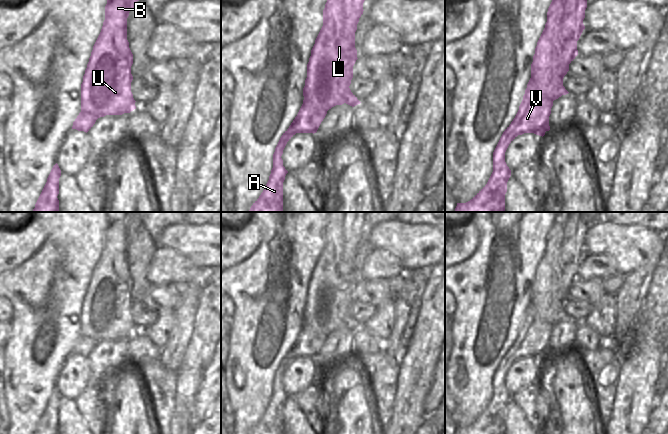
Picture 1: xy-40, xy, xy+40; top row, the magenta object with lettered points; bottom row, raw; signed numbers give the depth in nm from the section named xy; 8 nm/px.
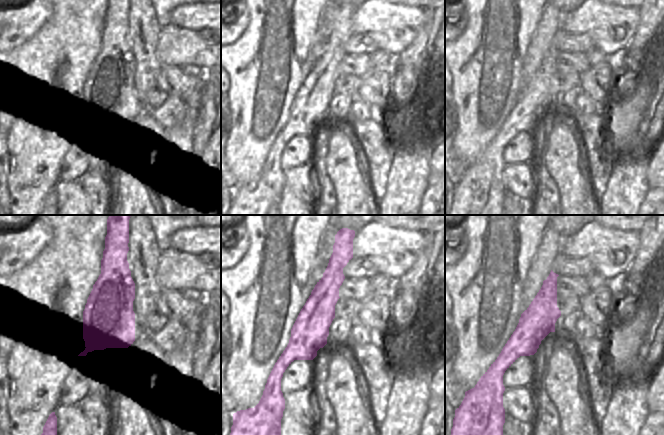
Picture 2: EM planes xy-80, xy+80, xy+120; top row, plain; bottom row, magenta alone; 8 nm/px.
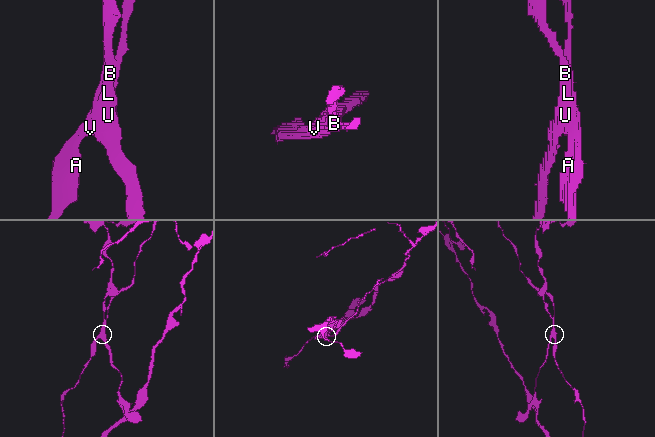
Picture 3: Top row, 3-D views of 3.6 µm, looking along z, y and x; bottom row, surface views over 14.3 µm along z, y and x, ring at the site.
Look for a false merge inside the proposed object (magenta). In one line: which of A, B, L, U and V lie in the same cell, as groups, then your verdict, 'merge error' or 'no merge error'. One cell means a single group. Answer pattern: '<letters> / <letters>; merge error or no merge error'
A V / B L U; merge error

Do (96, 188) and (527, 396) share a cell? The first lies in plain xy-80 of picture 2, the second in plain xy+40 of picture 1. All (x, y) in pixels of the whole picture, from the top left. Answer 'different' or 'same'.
same

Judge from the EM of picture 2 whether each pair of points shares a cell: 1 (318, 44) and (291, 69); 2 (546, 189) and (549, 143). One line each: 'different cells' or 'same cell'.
1: different cells
2: same cell

